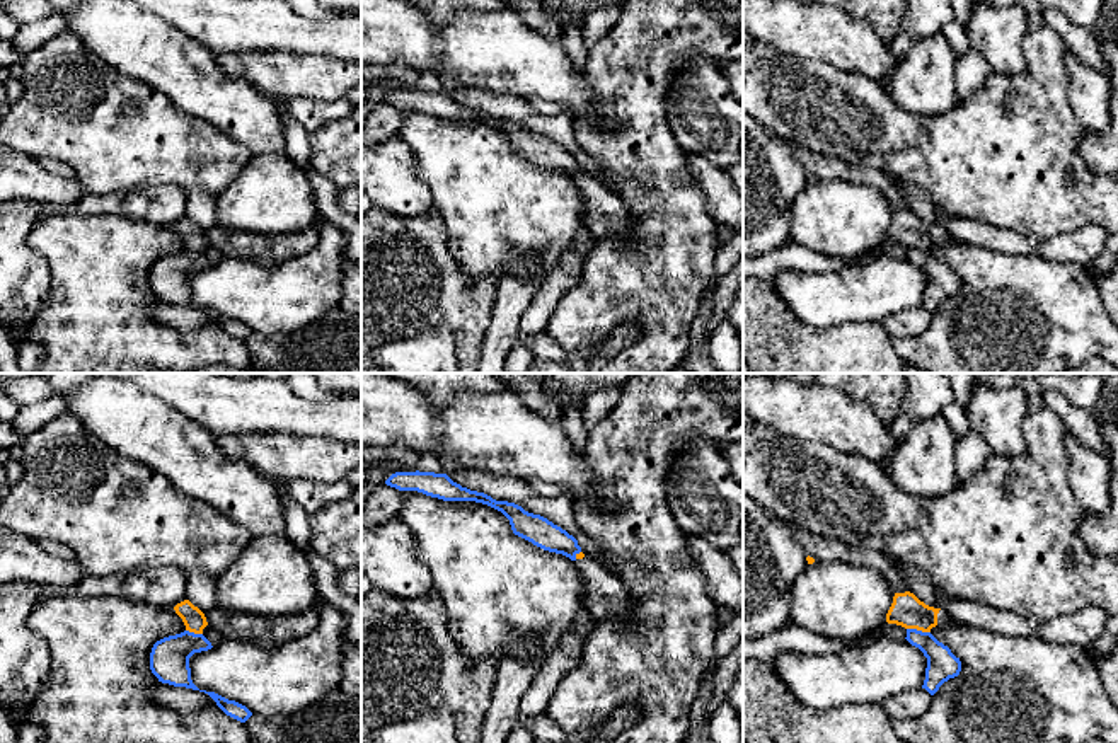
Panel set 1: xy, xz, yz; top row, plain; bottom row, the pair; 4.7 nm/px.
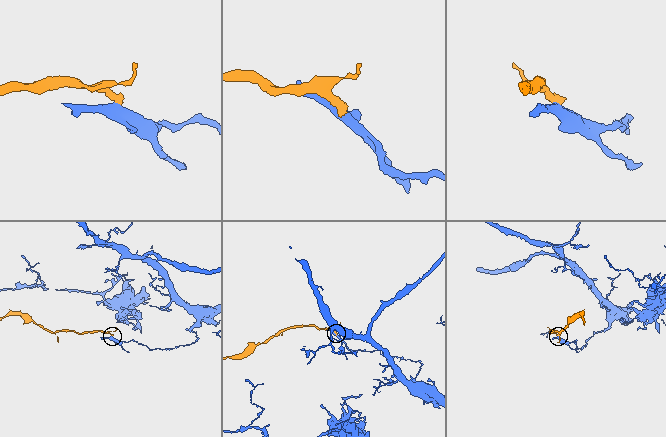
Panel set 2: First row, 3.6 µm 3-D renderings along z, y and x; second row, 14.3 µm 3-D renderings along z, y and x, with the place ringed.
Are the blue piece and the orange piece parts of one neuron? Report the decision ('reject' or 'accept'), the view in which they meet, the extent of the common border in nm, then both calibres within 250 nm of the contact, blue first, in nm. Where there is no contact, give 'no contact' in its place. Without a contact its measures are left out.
reject; meets blue in yz; contact 110 nm long; 140 nm thick on the blue side, 160 nm on the other

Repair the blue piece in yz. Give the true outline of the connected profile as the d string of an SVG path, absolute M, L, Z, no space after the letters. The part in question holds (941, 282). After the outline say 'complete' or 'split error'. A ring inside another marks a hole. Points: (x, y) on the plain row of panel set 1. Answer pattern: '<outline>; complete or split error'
M907 247L905 257L912 264L919 266L927 276L922 307L925 307L931 314L934 314L944 300L960 293L960 276L956 276L951 268L939 261L931 251Z; complete

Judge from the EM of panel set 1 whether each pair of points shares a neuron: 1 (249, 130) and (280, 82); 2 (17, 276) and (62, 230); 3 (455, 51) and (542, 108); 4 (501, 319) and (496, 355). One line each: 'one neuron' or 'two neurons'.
1: two neurons
2: two neurons
3: two neurons
4: one neuron

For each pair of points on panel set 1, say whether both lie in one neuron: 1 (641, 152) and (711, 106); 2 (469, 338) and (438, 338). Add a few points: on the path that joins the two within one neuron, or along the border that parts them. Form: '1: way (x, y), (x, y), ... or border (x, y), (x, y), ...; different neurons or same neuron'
1: border (665, 92), (667, 125), (687, 152); different neurons
2: border (414, 336), (437, 324), (447, 324), (457, 355); different neurons

